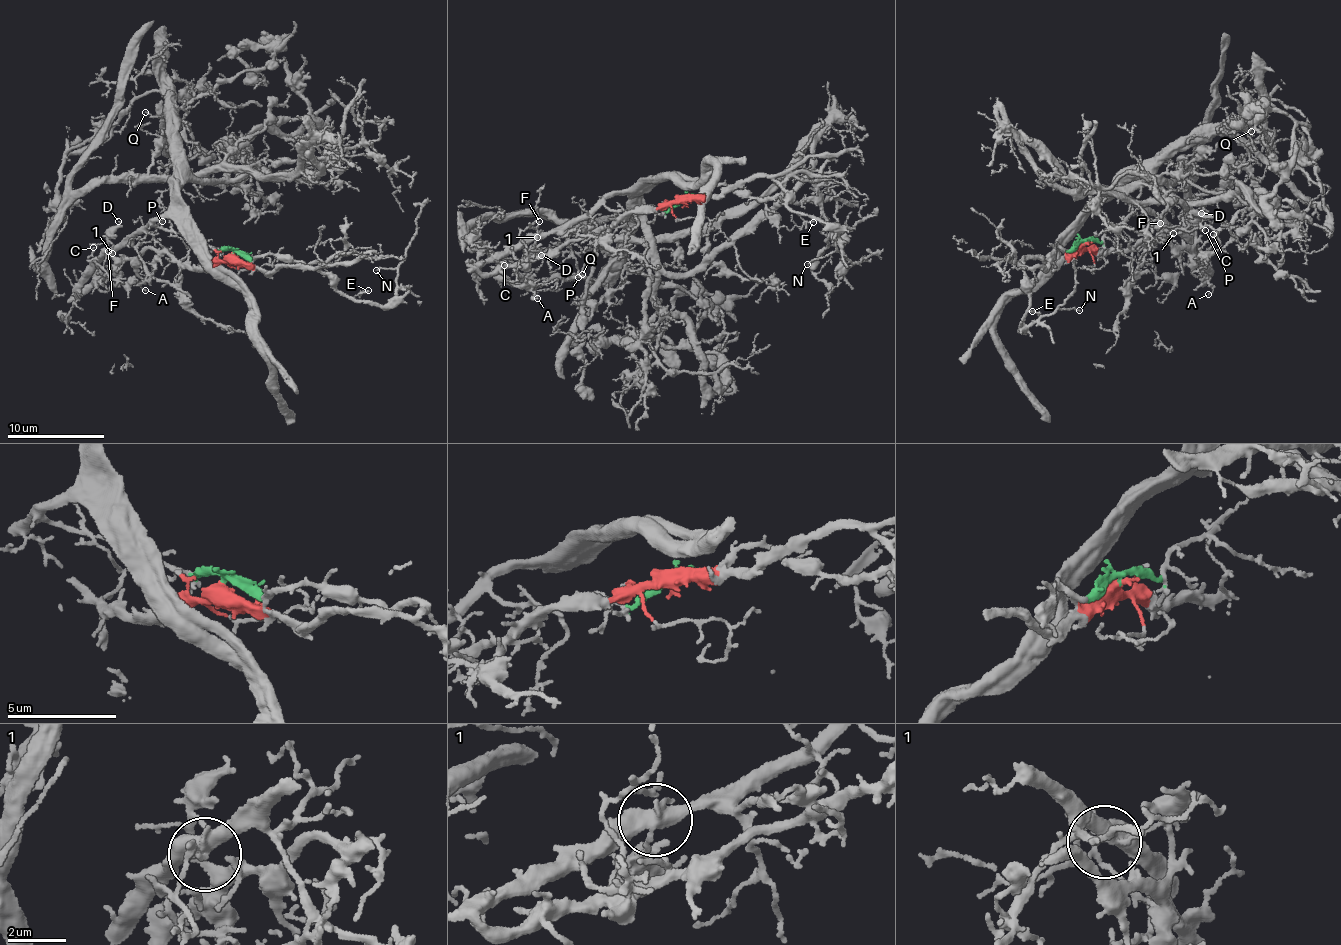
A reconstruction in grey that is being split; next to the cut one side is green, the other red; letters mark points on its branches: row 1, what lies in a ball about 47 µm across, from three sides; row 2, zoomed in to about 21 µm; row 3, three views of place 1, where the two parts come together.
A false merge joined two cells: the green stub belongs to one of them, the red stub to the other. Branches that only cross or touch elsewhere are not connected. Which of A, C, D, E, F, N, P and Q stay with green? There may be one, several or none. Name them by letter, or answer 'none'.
P, Q

